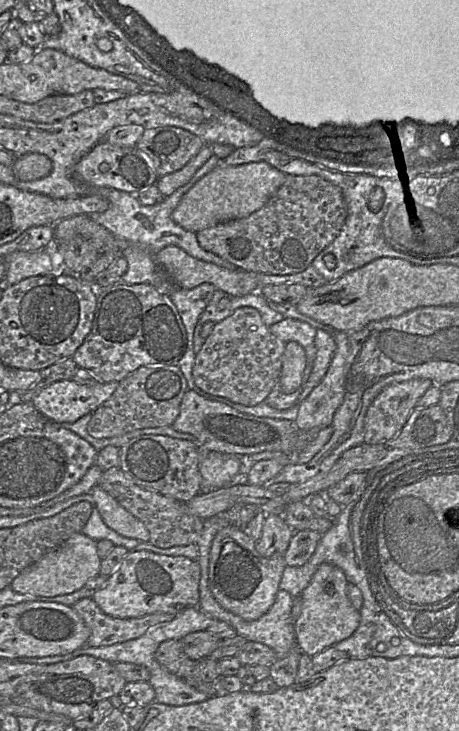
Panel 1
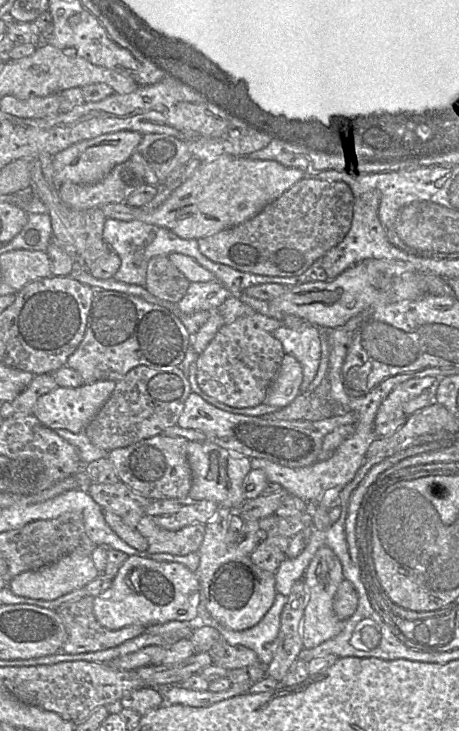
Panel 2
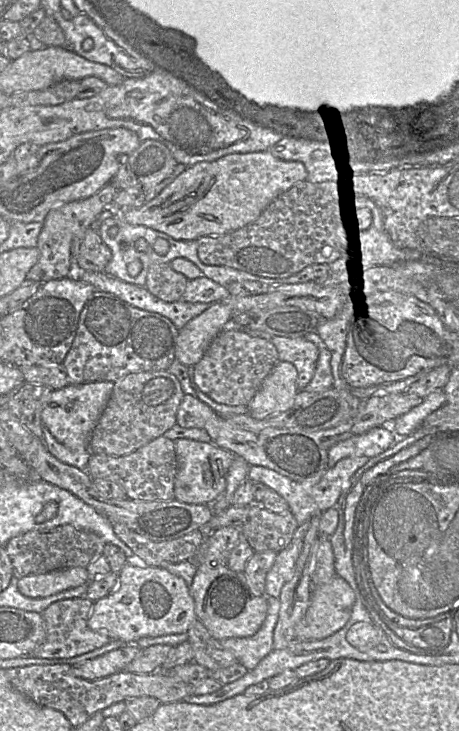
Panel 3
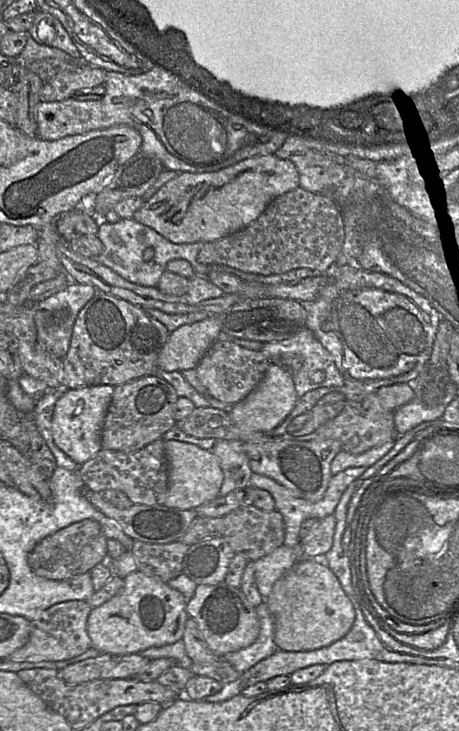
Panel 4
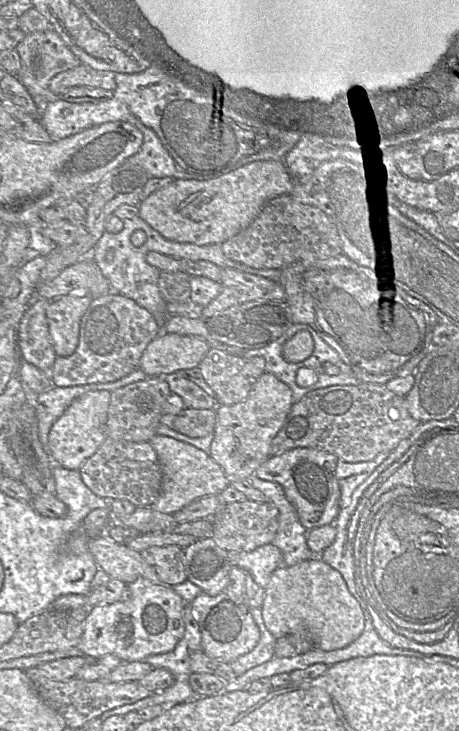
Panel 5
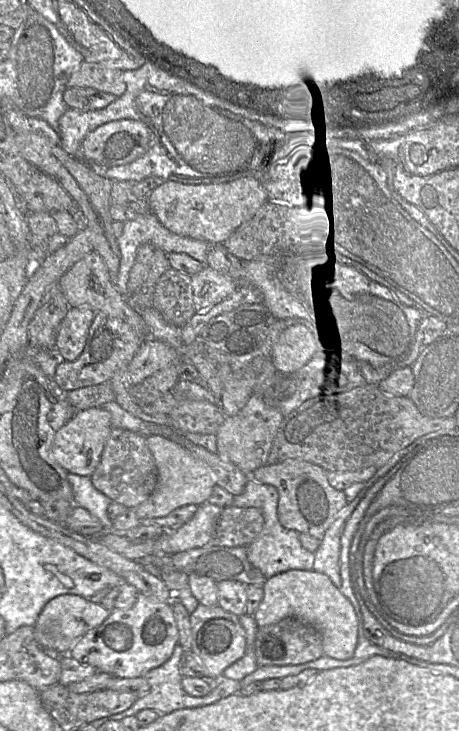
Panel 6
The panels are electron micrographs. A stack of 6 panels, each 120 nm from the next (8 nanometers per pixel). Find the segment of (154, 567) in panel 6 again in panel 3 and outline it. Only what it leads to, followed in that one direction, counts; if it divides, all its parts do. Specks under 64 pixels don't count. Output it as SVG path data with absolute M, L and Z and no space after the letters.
M292 539L286 548L277 553L266 576L265 593L267 597L279 598L283 585L292 578L296 561L303 547L303 540Z

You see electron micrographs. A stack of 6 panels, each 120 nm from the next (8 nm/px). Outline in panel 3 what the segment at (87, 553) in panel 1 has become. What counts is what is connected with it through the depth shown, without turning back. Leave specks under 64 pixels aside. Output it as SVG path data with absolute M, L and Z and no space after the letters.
M71 567L22 577L17 587L24 596L45 598L85 583L89 583L87 568Z

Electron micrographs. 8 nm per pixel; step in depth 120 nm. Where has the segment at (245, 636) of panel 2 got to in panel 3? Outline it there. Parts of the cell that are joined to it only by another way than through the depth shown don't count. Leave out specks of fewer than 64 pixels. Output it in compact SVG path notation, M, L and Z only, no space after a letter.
M267 597L267 599L266 618L254 635L219 640L248 671L254 669L273 650L273 635L279 617L280 600L277 597Z

